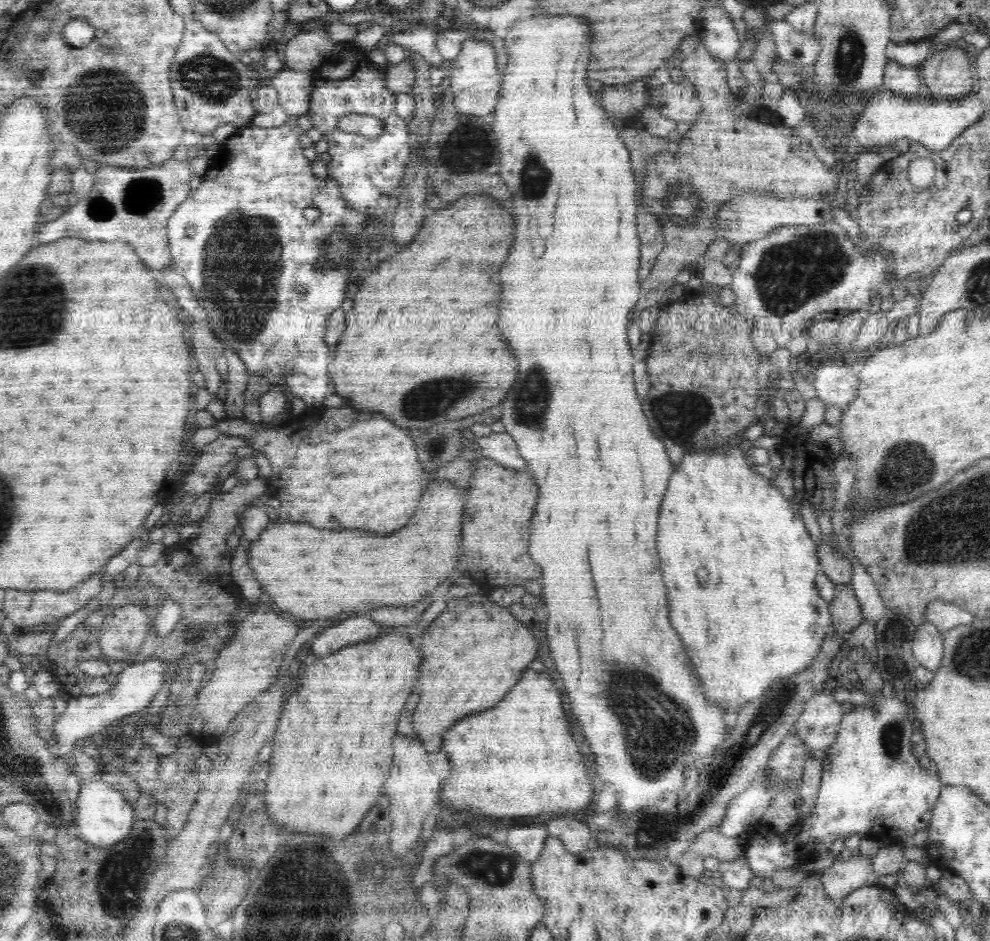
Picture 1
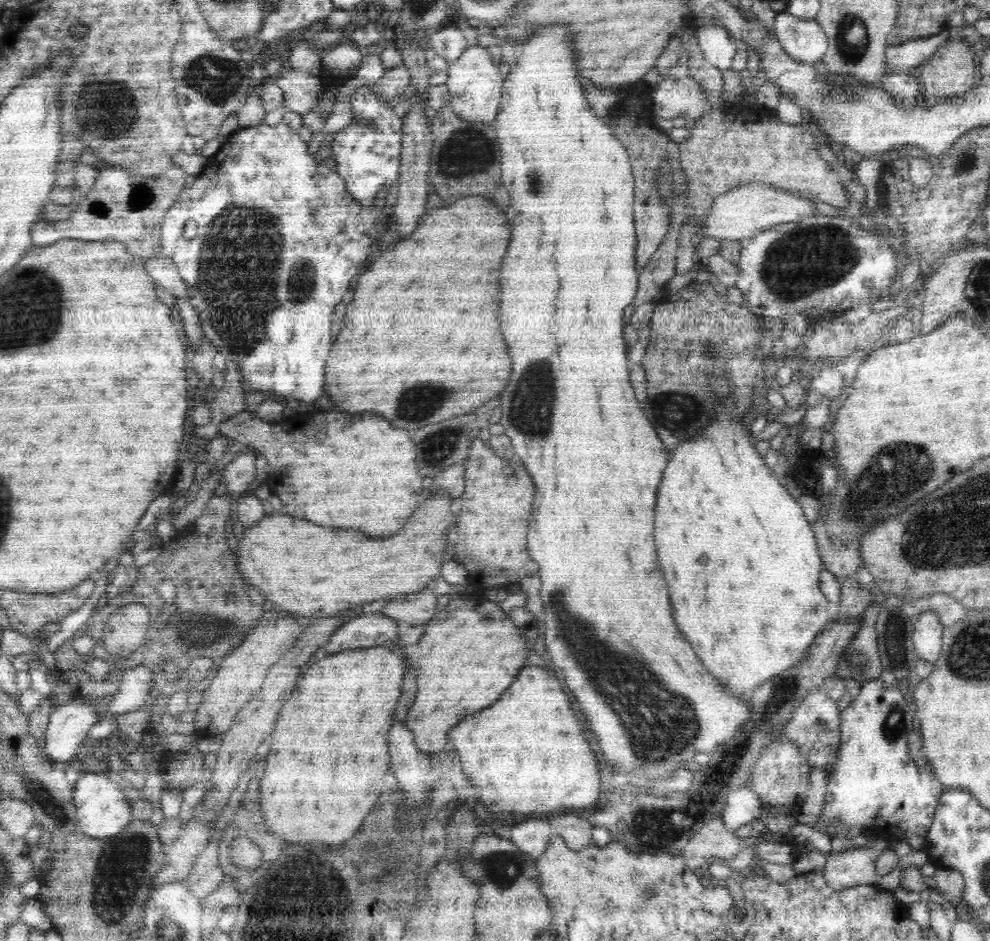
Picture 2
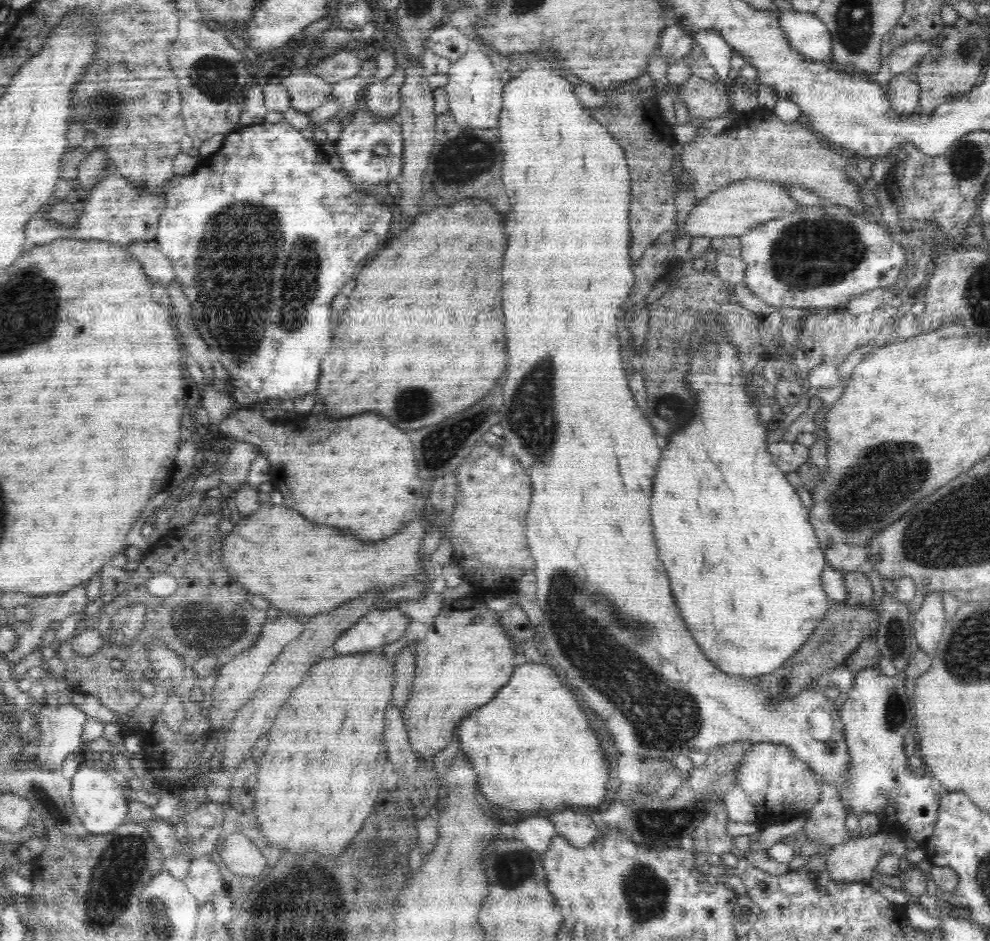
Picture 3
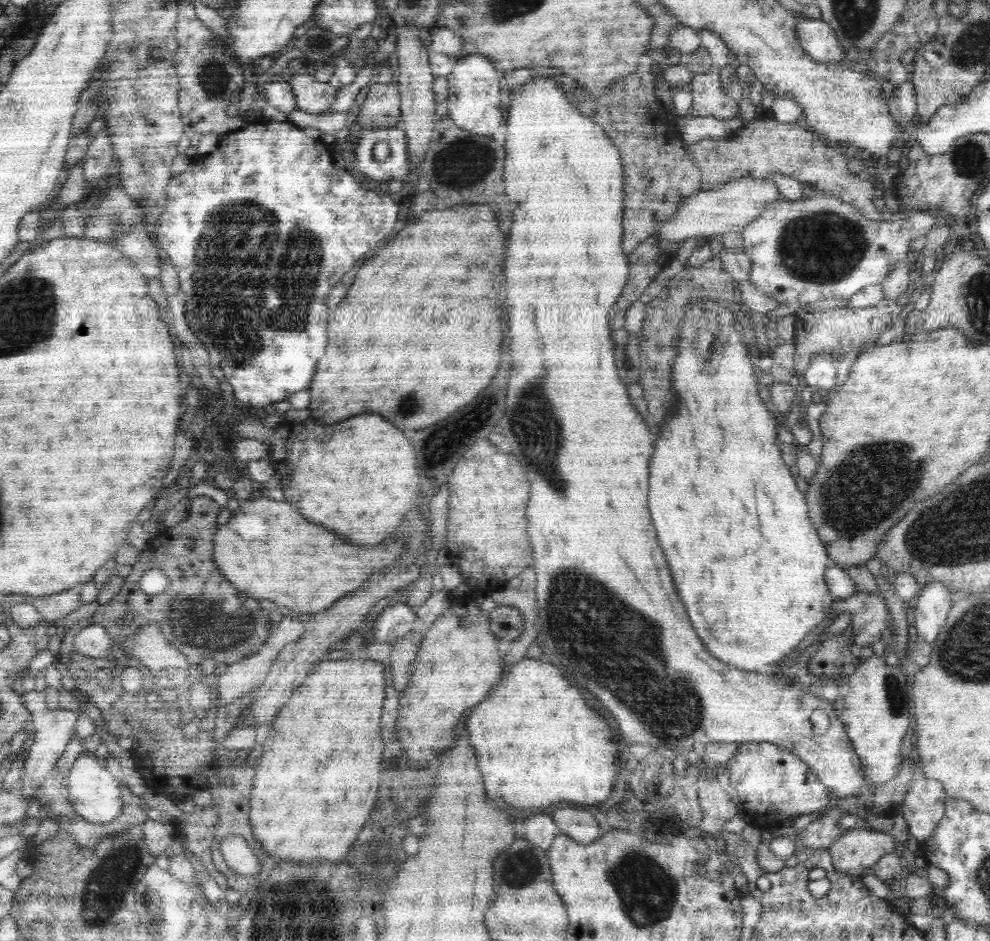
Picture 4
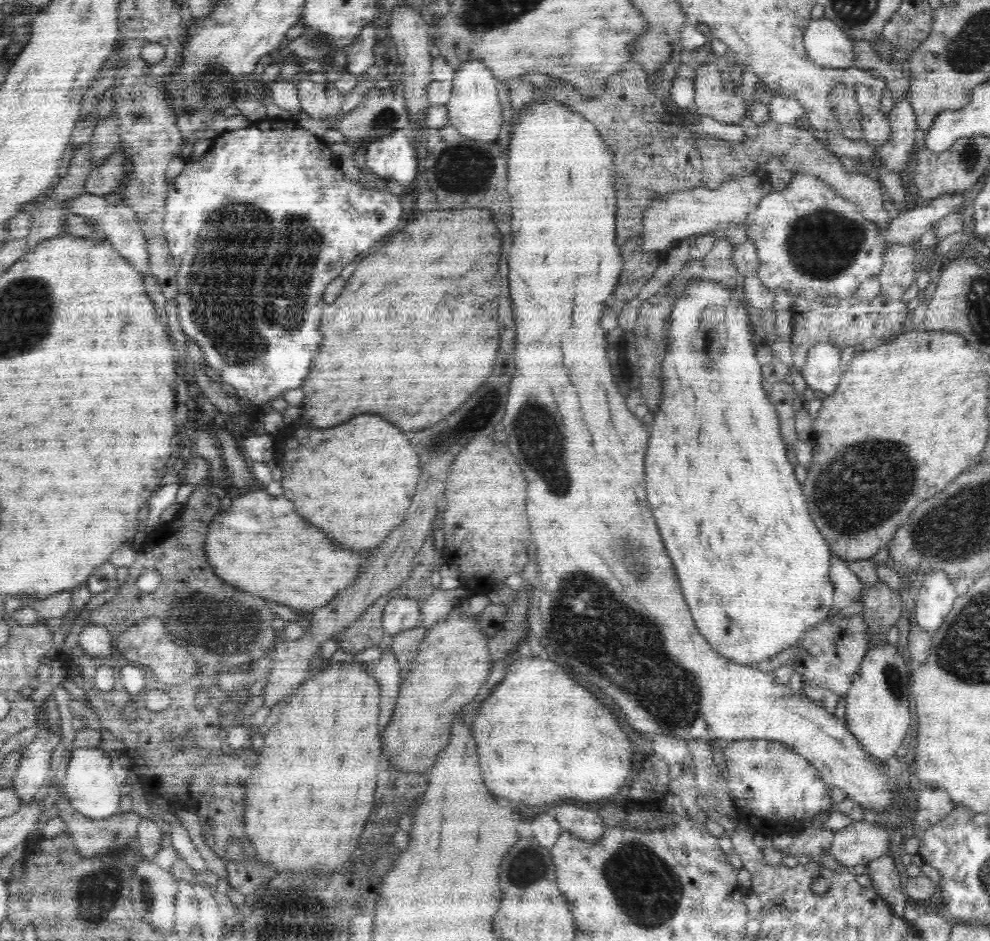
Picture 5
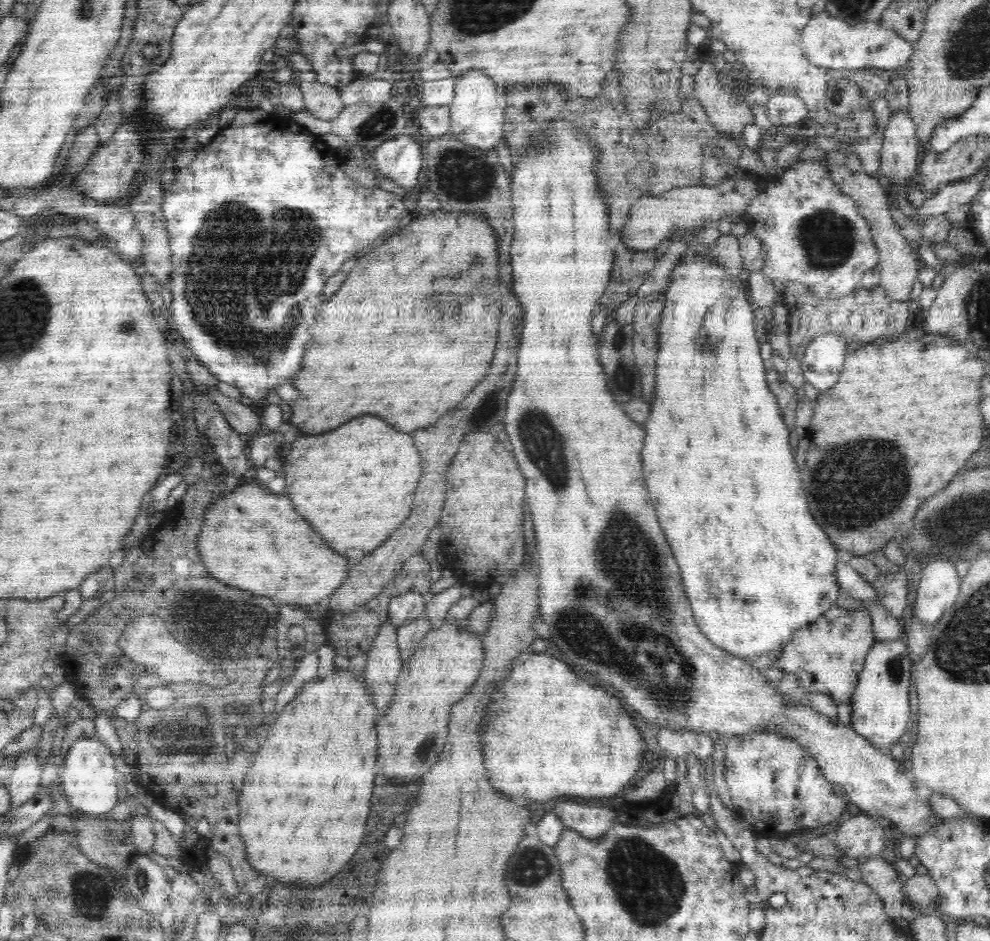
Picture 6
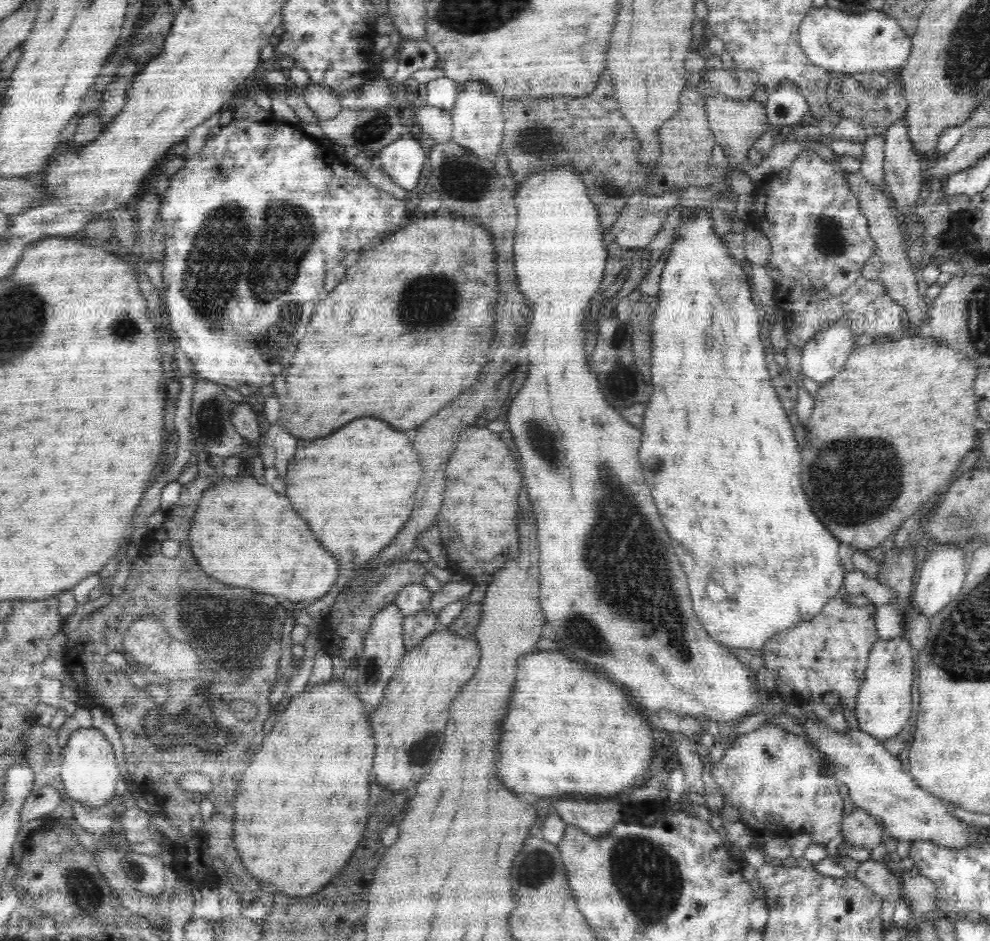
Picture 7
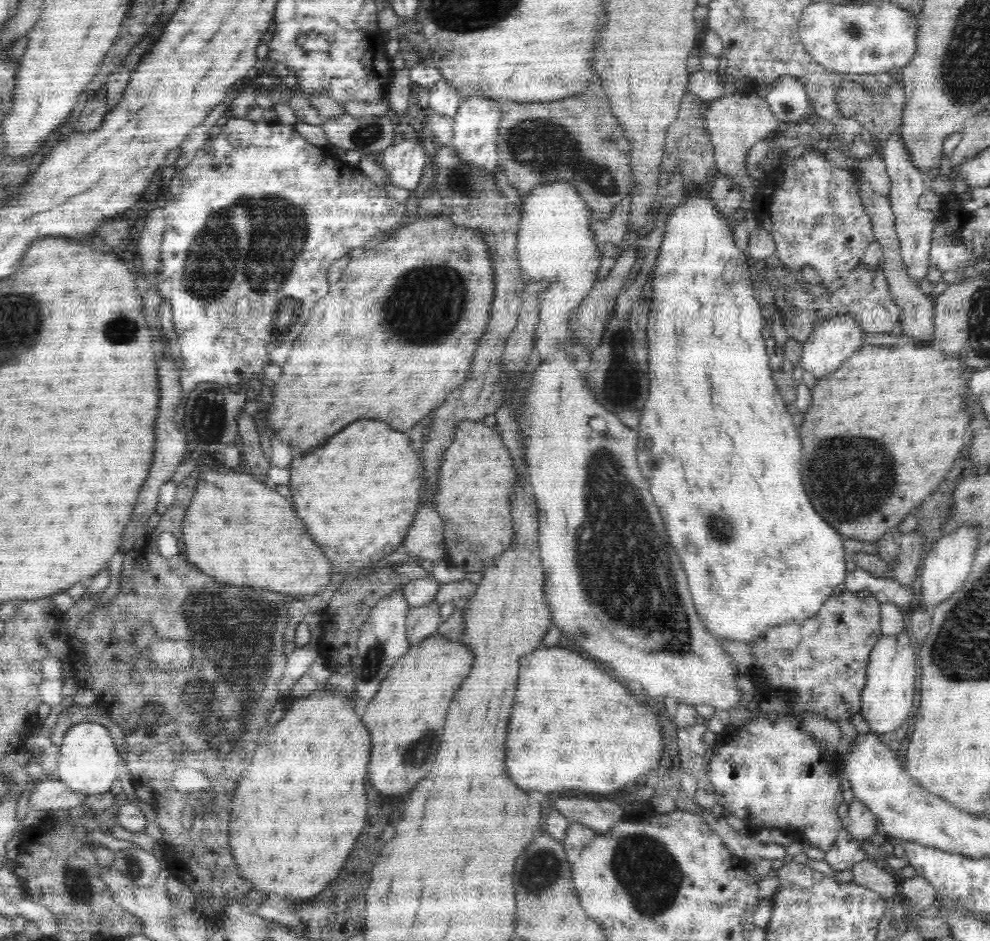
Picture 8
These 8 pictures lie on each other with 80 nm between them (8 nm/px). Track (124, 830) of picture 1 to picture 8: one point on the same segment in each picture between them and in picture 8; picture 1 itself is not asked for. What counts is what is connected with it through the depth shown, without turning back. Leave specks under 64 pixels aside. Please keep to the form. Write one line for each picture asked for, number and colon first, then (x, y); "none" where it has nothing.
2: (102, 810)
3: (98, 801)
4: (95, 795)
5: (92, 788)
6: (89, 778)
7: (89, 771)
8: (88, 761)

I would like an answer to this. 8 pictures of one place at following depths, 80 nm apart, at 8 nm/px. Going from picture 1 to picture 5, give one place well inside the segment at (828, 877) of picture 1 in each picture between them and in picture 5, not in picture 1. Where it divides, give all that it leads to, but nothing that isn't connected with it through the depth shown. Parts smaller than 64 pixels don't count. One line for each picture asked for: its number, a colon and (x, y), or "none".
2: (853, 866)
3: (854, 861)
4: (857, 849)
5: (861, 842)

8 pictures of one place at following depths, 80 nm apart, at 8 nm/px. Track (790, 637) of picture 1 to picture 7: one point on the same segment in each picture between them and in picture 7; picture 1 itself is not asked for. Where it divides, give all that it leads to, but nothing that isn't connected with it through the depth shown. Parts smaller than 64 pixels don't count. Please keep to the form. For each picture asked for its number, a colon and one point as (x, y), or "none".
2: (718, 501)
3: (716, 484)
4: (753, 586)
5: (715, 420)
6: (717, 459)
7: (736, 479)

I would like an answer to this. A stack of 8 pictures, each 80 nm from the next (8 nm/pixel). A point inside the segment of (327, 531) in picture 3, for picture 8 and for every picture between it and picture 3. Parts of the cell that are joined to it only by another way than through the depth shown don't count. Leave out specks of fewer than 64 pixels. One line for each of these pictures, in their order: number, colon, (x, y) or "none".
4: (300, 565)
5: (259, 544)
6: (251, 539)
7: (234, 518)
8: (240, 531)

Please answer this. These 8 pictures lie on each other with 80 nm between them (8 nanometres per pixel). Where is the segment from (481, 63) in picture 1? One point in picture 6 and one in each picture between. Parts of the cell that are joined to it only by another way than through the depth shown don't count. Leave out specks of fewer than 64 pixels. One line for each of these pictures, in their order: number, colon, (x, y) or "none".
2: (476, 86)
3: (475, 89)
4: (473, 101)
5: (474, 108)
6: (477, 110)

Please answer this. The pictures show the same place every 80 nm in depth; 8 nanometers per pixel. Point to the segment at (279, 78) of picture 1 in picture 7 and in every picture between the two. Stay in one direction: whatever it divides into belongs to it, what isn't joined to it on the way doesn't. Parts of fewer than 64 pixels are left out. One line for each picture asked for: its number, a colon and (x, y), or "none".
2: (301, 90)
3: (306, 91)
4: (311, 95)
5: (320, 100)
6: (325, 102)
7: (326, 105)

